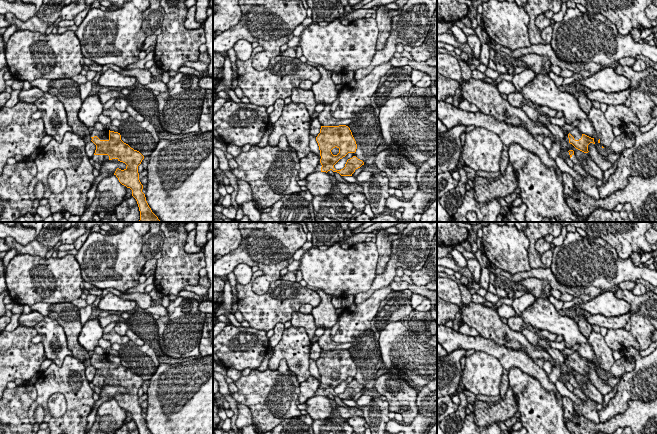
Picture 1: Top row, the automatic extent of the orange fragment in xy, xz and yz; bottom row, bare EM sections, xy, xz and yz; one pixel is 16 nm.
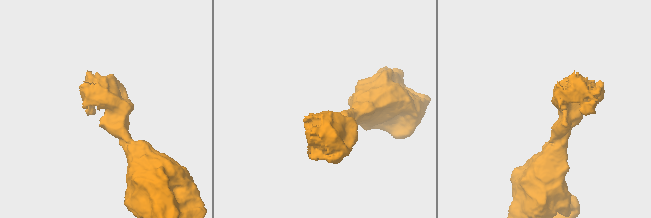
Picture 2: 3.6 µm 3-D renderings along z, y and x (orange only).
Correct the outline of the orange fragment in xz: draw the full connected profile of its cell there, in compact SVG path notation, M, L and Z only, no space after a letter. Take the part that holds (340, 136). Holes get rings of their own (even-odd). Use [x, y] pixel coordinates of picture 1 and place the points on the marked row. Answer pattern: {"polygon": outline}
{"polygon": "M321 126L316 141L320 150L320 162L315 172L327 173L332 170L341 176L352 176L356 169L364 165L362 160L353 156L347 160L343 169L334 168L334 165L348 153L356 152L357 144L348 126Z"}

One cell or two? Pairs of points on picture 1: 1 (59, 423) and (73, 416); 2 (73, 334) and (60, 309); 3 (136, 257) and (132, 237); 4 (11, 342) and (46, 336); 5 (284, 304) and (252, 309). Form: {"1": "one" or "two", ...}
{"1": "one", "2": "one", "3": "one", "4": "two", "5": "one"}

